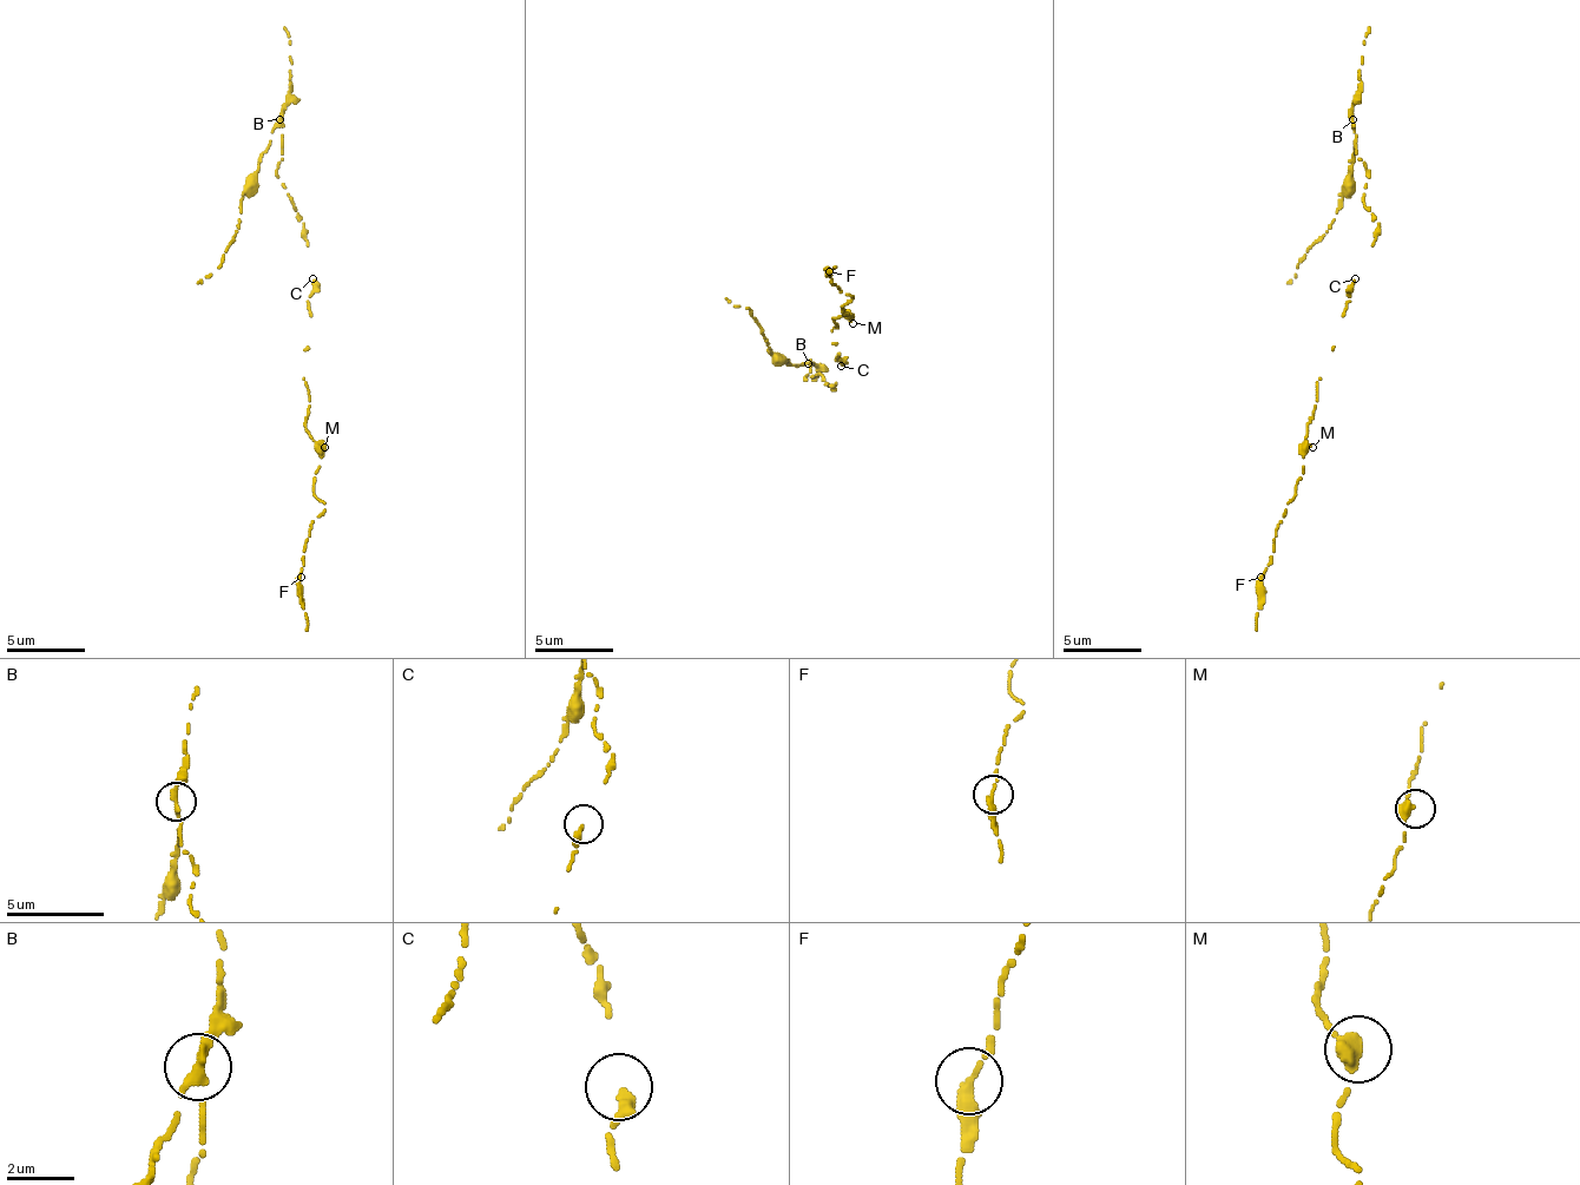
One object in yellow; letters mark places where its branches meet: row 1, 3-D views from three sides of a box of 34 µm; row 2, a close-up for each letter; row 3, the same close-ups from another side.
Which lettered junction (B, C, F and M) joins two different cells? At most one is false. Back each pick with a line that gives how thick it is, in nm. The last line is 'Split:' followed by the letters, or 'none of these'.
B: calibre 280 nm
Split: B

